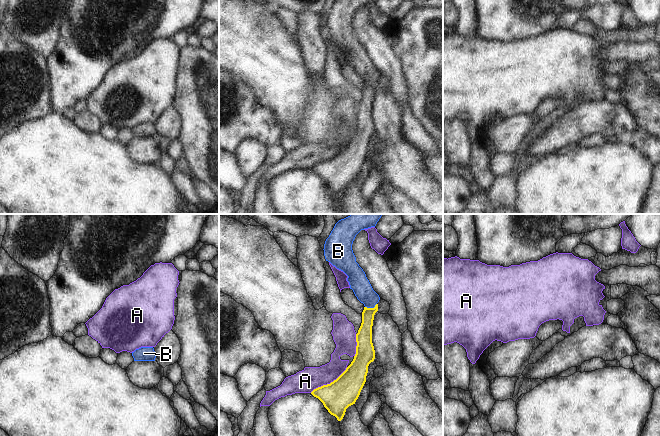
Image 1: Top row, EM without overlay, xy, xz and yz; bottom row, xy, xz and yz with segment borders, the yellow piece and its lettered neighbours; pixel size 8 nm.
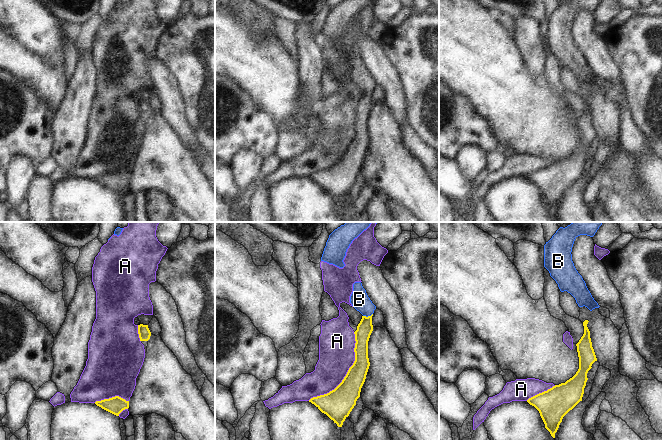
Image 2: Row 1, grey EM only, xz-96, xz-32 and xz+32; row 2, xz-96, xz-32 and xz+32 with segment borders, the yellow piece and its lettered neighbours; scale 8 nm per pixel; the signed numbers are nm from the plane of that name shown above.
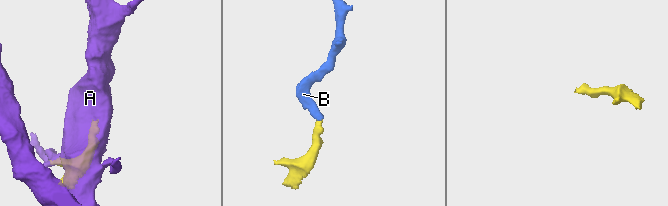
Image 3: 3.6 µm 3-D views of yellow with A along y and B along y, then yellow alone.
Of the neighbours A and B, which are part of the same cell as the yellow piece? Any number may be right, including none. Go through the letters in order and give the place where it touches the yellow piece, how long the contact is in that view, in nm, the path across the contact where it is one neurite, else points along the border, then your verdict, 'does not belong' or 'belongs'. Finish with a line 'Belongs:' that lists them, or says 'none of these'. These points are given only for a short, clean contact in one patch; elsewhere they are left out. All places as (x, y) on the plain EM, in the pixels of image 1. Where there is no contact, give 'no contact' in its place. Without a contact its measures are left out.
A: contact xz (328, 160); length 360 nm; does not belong
B: contact xz (371, 84); length 100 nm; way xz (364, 112), (367, 91), (371, 84), (370, 75), (358, 58); belongs
Belongs: B

